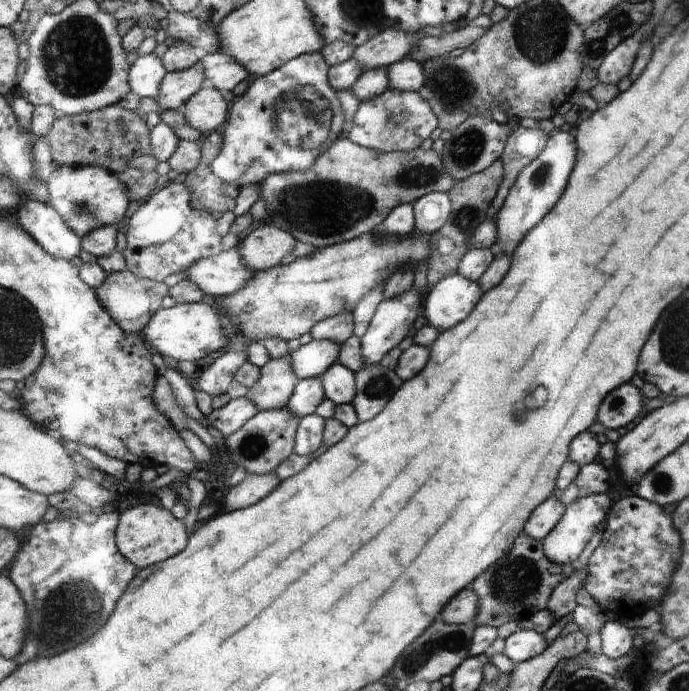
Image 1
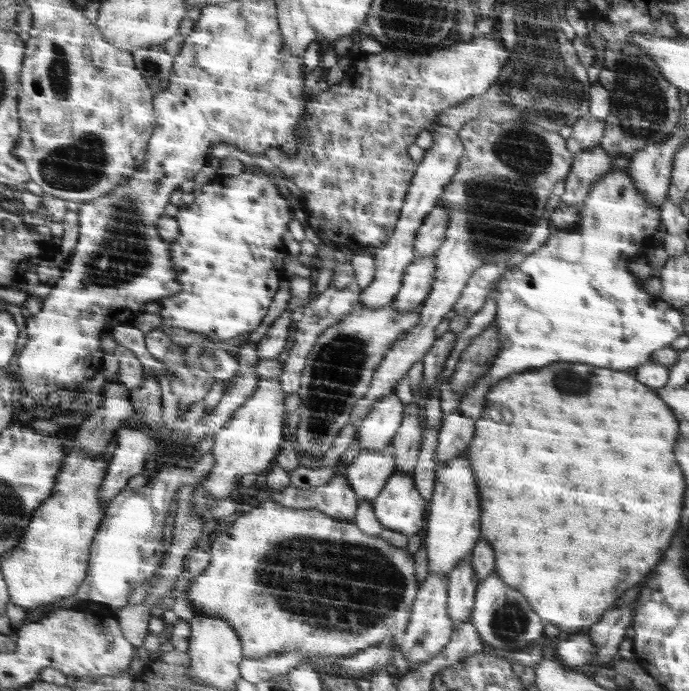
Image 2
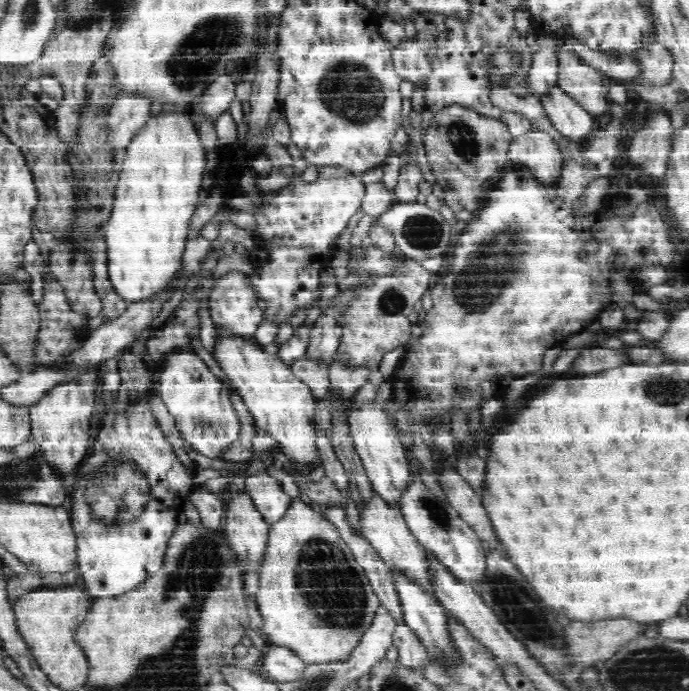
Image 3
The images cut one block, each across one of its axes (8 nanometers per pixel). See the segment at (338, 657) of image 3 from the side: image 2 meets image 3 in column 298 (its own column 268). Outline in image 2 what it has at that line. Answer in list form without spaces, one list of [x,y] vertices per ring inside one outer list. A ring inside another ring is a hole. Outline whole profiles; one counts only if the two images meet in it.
[[[275,501],[263,502],[256,508],[251,508],[246,514],[236,516],[231,524],[224,525],[208,538],[210,543],[210,564],[205,573],[194,577],[185,590],[192,608],[197,614],[216,614],[232,623],[243,645],[244,658],[264,658],[274,654],[301,652],[306,656],[328,656],[338,658],[349,654],[358,654],[380,642],[399,638],[408,628],[412,616],[413,605],[420,590],[420,582],[414,575],[414,555],[410,555],[407,547],[396,547],[379,535],[366,534],[357,523],[348,520],[332,518],[330,515],[315,509],[292,509],[281,506]]]

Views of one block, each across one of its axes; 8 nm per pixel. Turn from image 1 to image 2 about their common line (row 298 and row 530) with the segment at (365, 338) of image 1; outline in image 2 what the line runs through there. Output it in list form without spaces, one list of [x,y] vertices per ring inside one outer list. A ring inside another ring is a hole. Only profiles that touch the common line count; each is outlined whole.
[[[406,473],[390,477],[374,501],[374,514],[383,528],[410,537],[424,526],[424,500]]]

